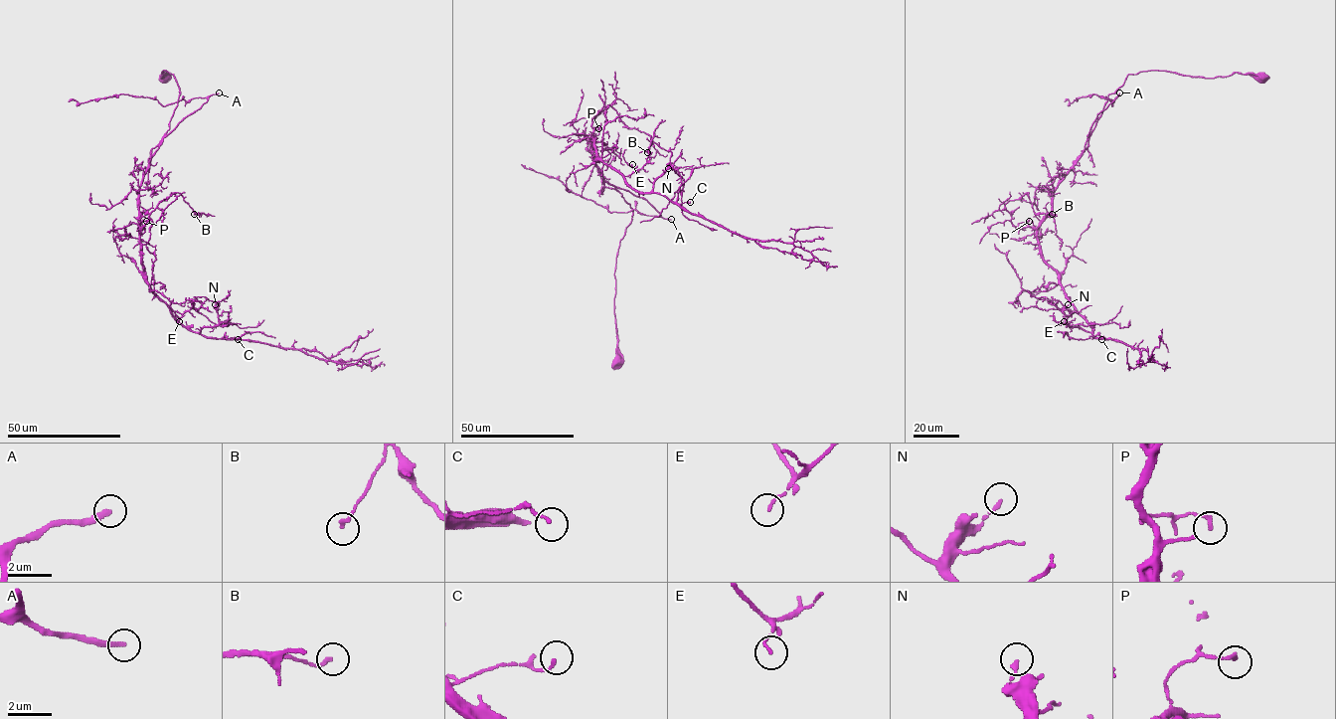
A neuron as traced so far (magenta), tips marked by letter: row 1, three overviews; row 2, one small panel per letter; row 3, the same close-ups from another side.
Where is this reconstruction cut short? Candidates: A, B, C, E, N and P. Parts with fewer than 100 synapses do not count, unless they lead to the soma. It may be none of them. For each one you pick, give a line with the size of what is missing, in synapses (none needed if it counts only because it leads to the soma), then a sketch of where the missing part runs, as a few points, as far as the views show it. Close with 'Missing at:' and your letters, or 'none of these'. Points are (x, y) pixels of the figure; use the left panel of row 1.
A: Roughly 190 synapses
Missing at: A

